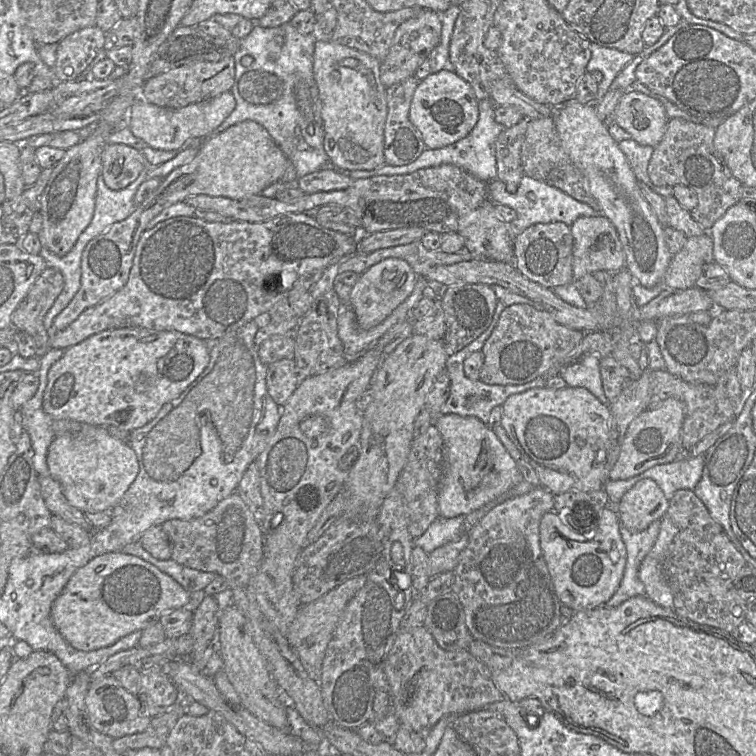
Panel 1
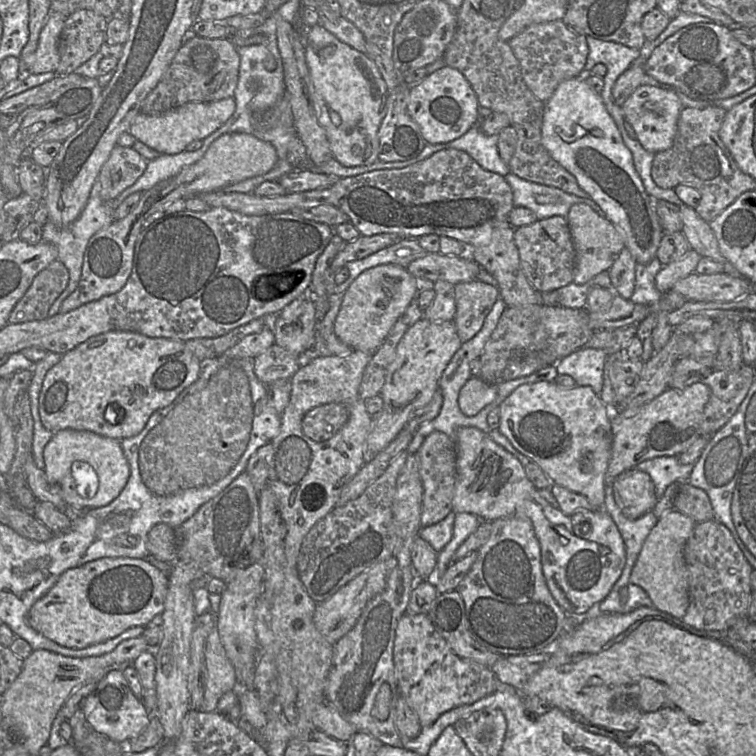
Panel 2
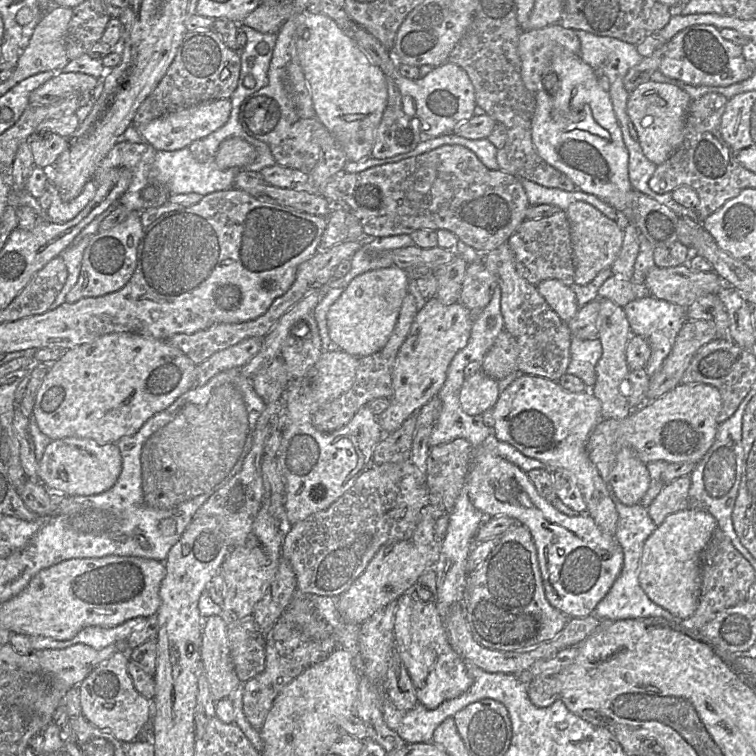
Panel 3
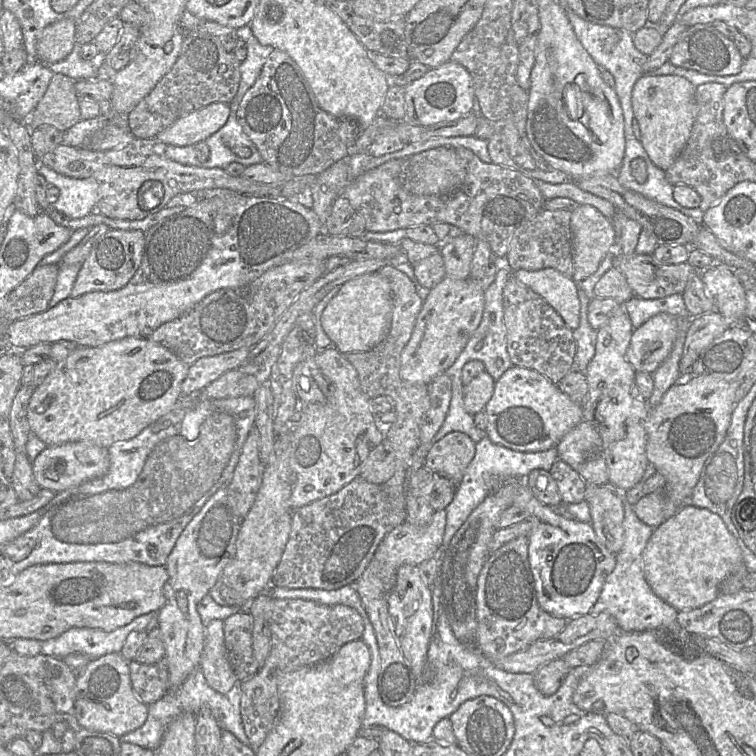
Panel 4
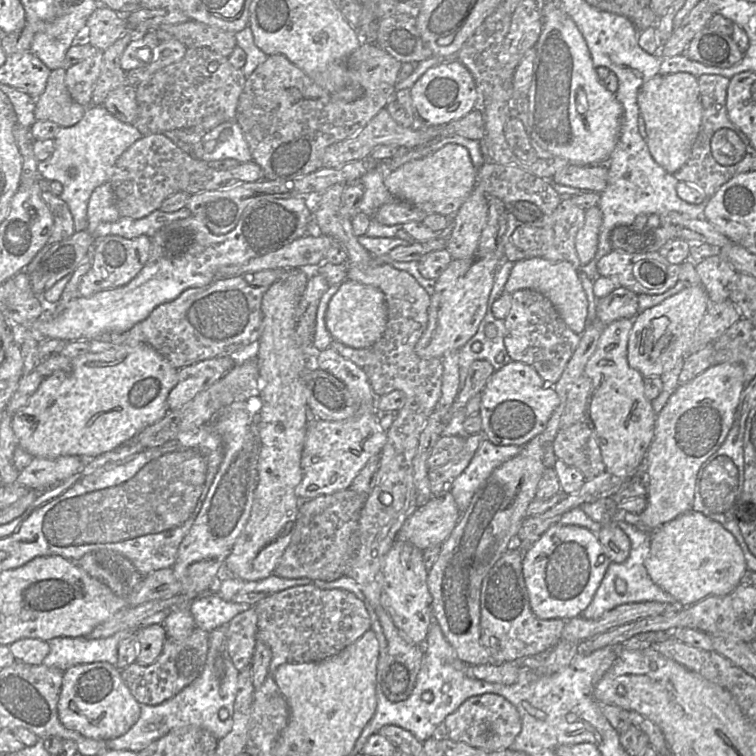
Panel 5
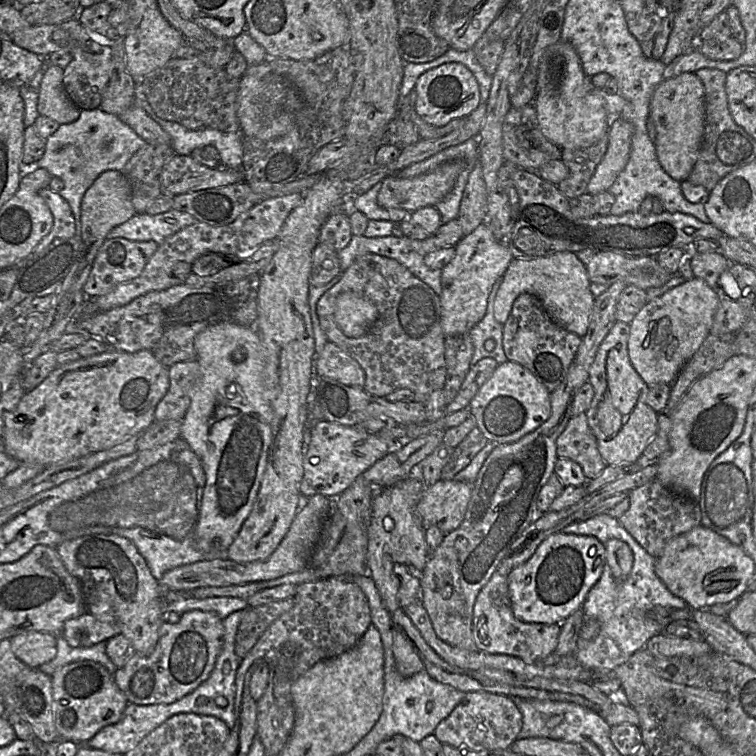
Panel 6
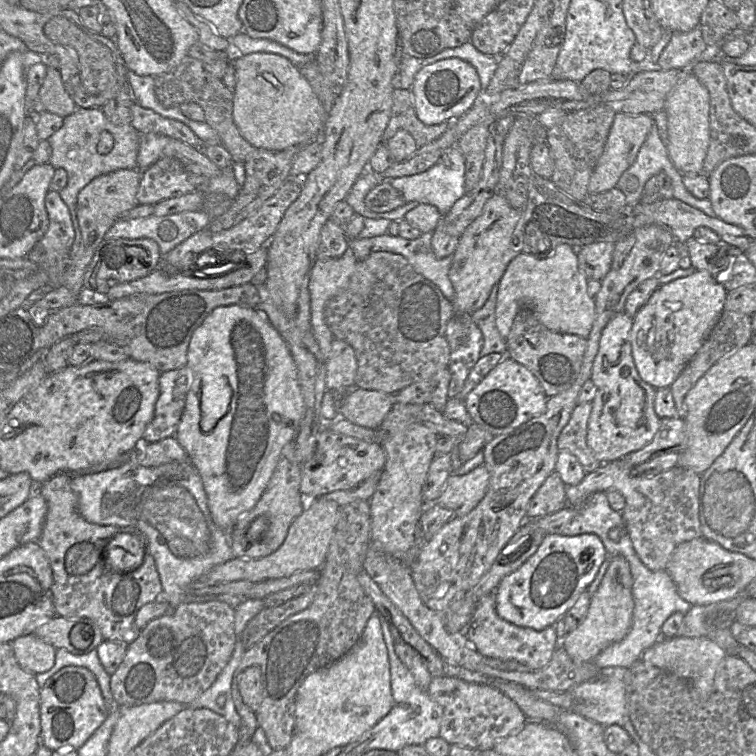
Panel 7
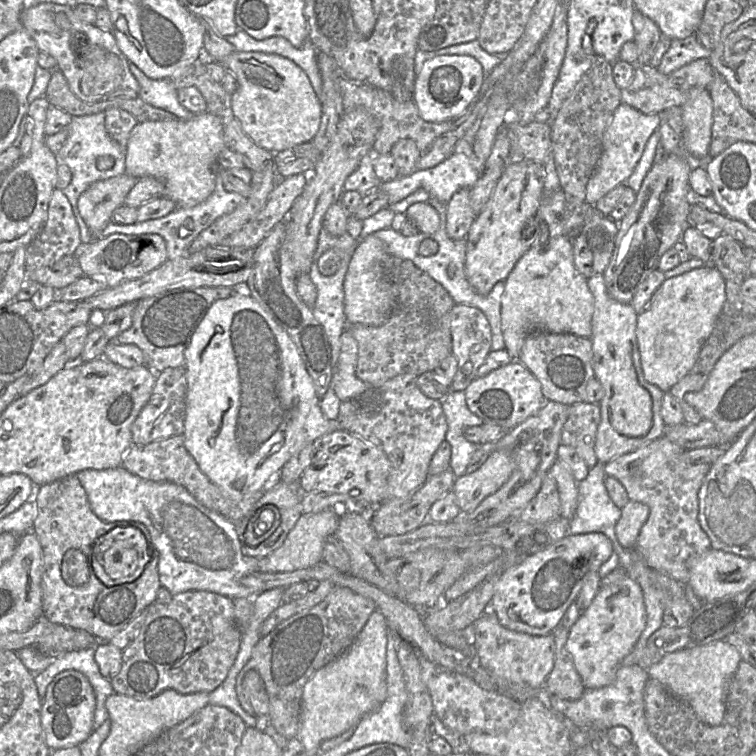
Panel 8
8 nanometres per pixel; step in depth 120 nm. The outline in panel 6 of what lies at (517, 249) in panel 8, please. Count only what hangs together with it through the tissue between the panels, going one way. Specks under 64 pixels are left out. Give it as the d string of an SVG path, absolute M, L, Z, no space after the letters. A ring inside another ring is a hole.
M483 222L482 224L480 224L472 233L470 233L469 235L463 237L459 243L455 246L455 255L452 258L452 260L442 269L442 273L441 273L441 286L442 286L442 292L439 295L440 298L440 304L441 304L441 327L442 327L442 331L445 335L445 337L450 337L450 336L458 336L458 335L462 335L462 334L467 334L473 326L475 326L479 321L481 321L481 319L484 317L485 313L486 313L486 309L487 309L487 303L488 303L488 297L489 294L492 290L493 284L496 282L496 280L501 277L504 276L504 273L506 272L510 262L514 259L513 254L511 253L511 251L509 250L509 248L498 242L492 231L490 230L489 226Z

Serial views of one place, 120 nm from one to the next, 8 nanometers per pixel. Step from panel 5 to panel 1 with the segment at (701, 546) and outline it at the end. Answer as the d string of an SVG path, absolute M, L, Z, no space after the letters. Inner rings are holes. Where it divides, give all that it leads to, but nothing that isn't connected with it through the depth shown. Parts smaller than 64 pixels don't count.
M667 513L660 521L657 539L640 564L638 577L650 600L663 608L674 609L673 594L664 575L664 562L666 551L680 530Z

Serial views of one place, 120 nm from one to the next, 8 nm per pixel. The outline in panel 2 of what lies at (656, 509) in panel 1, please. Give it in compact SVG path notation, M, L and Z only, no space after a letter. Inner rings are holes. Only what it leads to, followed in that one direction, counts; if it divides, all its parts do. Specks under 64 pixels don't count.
M636 468L621 473L611 486L616 504L629 519L652 511L658 501L650 475Z

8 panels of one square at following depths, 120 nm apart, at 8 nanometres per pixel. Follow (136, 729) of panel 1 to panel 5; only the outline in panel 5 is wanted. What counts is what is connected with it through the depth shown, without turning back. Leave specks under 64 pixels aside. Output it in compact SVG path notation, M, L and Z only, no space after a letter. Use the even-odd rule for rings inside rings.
M107 662L79 664L64 671L58 701L58 716L70 730L95 740L125 734L140 717L140 703L124 682L121 670Z

